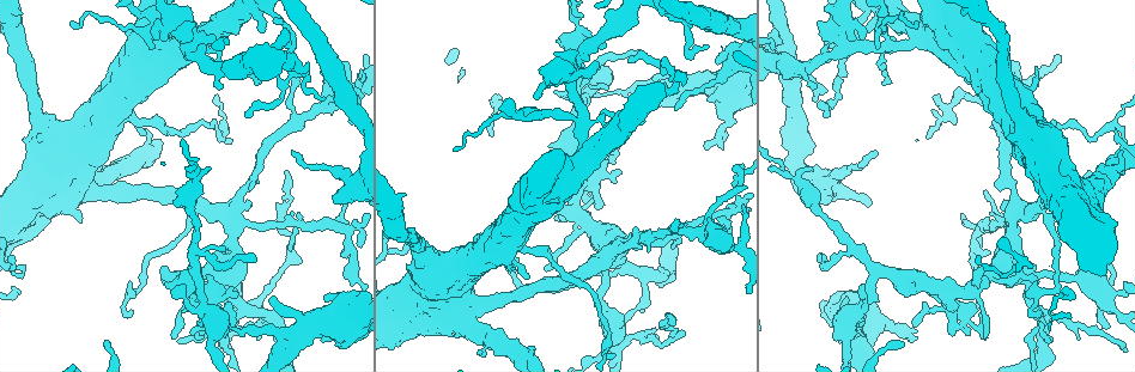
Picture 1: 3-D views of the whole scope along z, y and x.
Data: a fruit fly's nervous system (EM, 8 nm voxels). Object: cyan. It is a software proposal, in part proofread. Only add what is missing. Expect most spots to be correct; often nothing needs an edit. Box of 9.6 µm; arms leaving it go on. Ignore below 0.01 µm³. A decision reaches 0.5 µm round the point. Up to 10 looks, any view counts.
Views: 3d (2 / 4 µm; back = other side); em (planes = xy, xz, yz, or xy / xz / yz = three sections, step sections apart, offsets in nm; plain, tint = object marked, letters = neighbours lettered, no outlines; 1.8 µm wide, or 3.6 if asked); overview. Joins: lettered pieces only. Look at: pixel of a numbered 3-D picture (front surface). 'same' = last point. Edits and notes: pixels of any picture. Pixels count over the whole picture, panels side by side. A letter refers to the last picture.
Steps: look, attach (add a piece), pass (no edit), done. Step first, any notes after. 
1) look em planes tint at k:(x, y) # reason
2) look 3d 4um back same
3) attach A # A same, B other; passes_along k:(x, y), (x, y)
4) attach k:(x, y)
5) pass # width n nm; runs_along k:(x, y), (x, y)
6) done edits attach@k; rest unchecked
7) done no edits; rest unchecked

look em xy step 4 tint at 1:(289, 334) # four arms meet

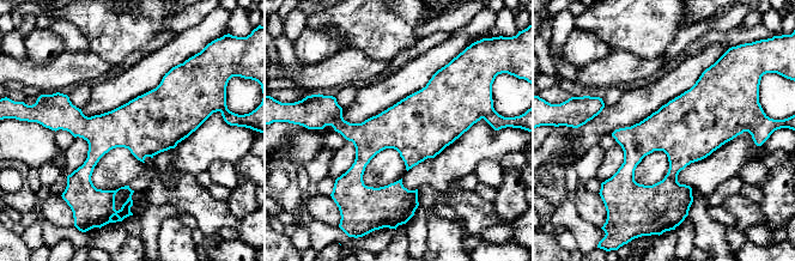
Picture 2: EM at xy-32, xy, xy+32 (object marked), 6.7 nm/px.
look em xz step 4 letters same # another direction

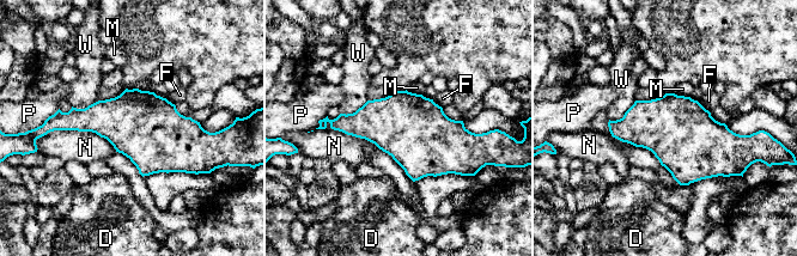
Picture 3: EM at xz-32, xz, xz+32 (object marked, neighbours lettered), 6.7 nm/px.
pass # width 460 nm; D other, F other, M other, N other, P other, W other; none of them fits

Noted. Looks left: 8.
look em xz step 4 letters at 1:(861, 308) # abrupt turn

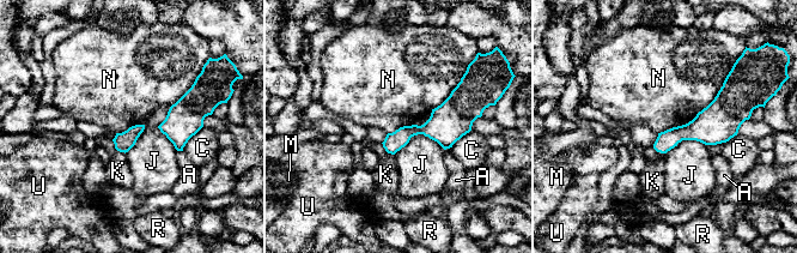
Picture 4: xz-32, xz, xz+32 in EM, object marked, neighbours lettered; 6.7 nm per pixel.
pass # A other, C other, J other, K other, M other, N other, R other, U other; border 4:(730, 71), (691, 120), (658, 133); no lettered piece goes on from it

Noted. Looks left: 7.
look em planes letters at 1:(571, 211) # arms part here

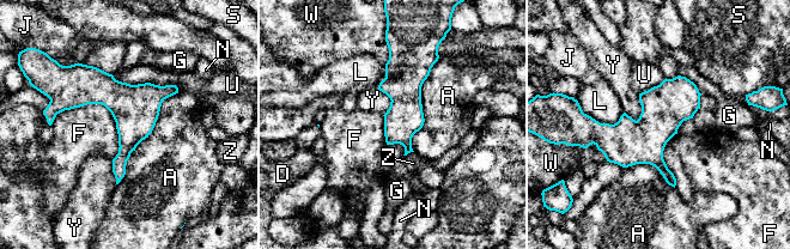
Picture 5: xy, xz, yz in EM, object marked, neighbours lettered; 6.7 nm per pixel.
pass # width 240 nm; A other, D other, F other, G other, J other, L other, N other, S other, U other, W other, Y other, Z other; border 5:(50, 125), (102, 104), (119, 152); no lettered piece goes on from it

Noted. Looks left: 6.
look 3d 2um at 1:(305, 86) # abrupt turn

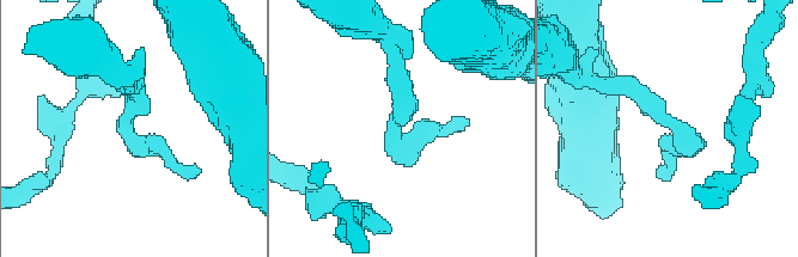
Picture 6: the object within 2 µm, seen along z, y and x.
look em planes letters at 6:(390, 136)

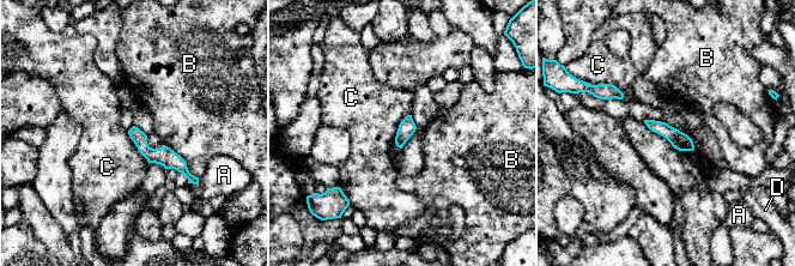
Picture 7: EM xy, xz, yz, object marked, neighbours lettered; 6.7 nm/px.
pass # width 100 nm; A other, B other, C other, D other; runs_along 7:(132, 132), (152, 155), (184, 170); no lettered piece goes on from it

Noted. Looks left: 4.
done no edits; rest unchecked

